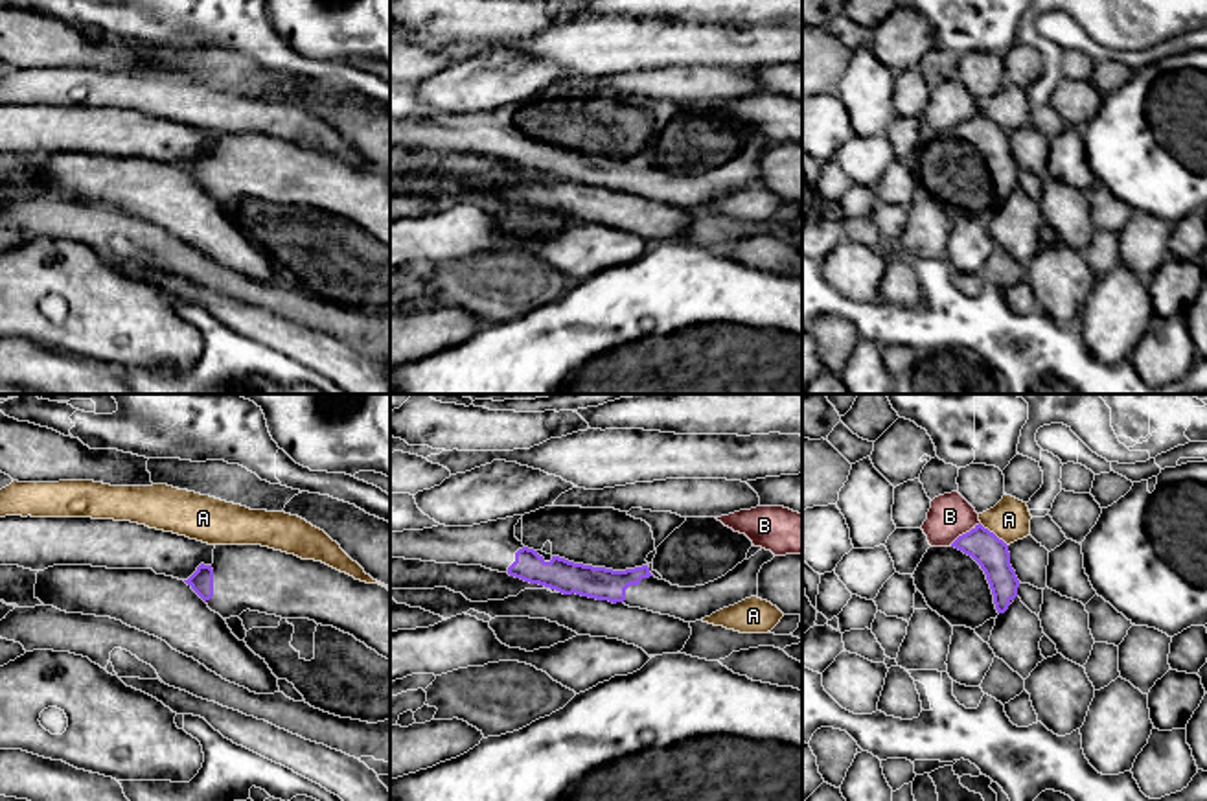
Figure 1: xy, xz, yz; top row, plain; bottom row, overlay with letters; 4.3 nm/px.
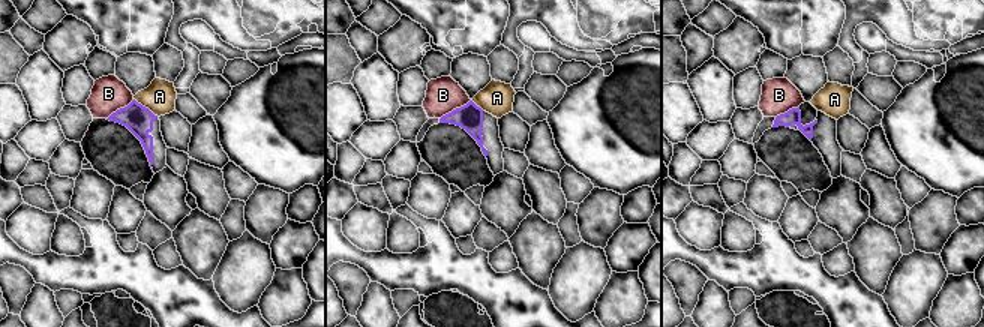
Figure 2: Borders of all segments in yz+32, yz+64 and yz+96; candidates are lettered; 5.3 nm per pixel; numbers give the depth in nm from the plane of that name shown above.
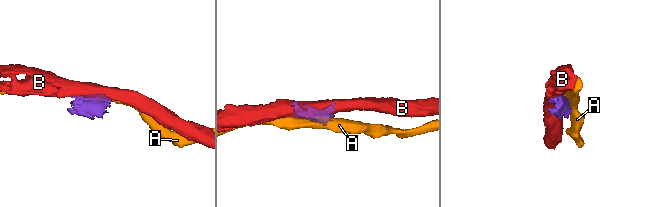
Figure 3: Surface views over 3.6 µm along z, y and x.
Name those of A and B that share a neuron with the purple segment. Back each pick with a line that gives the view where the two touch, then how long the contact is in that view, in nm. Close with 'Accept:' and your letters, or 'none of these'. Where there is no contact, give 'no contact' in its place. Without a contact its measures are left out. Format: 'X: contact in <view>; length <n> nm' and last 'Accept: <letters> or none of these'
Accept: none of these

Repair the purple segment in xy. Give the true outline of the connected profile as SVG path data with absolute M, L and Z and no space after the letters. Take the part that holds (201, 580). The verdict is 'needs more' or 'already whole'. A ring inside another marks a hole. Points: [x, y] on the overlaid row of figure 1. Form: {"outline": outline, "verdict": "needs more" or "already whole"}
{"outline": "M215 545L213 563L201 563L184 582L223 619L239 617L247 609L282 619L309 619L350 633L390 659L390 591L355 580L322 562L261 545Z", "verdict": "needs more"}

